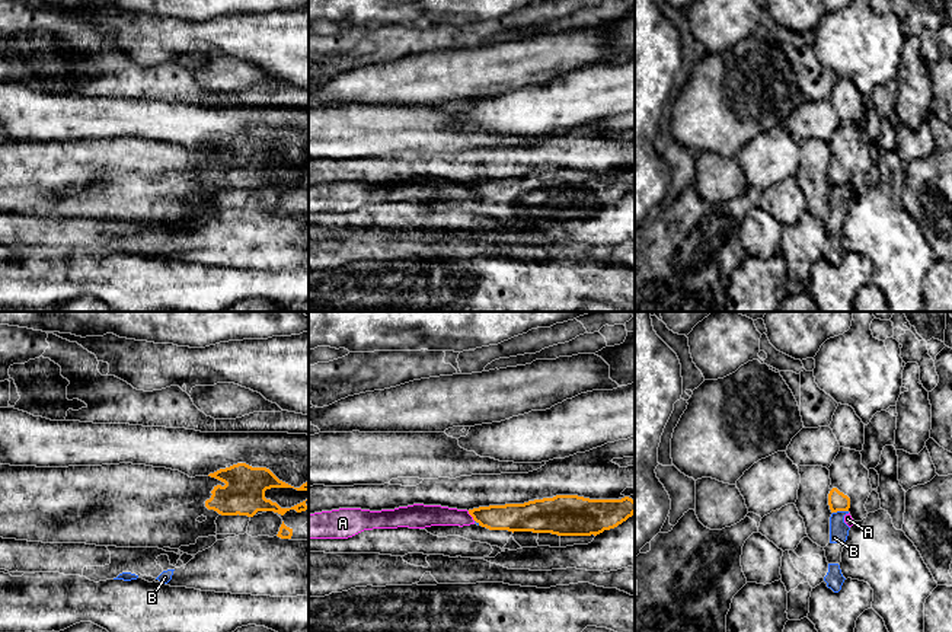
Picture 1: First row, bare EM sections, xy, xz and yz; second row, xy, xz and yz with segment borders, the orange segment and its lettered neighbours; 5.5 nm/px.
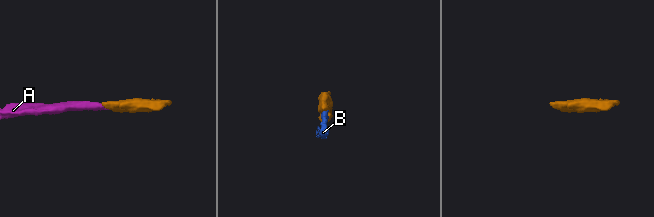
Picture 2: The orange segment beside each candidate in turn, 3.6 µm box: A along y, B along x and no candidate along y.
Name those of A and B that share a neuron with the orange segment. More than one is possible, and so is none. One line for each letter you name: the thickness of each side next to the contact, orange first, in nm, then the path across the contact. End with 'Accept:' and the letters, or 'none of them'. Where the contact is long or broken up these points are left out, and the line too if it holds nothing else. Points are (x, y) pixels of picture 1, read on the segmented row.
Accept: none of them

